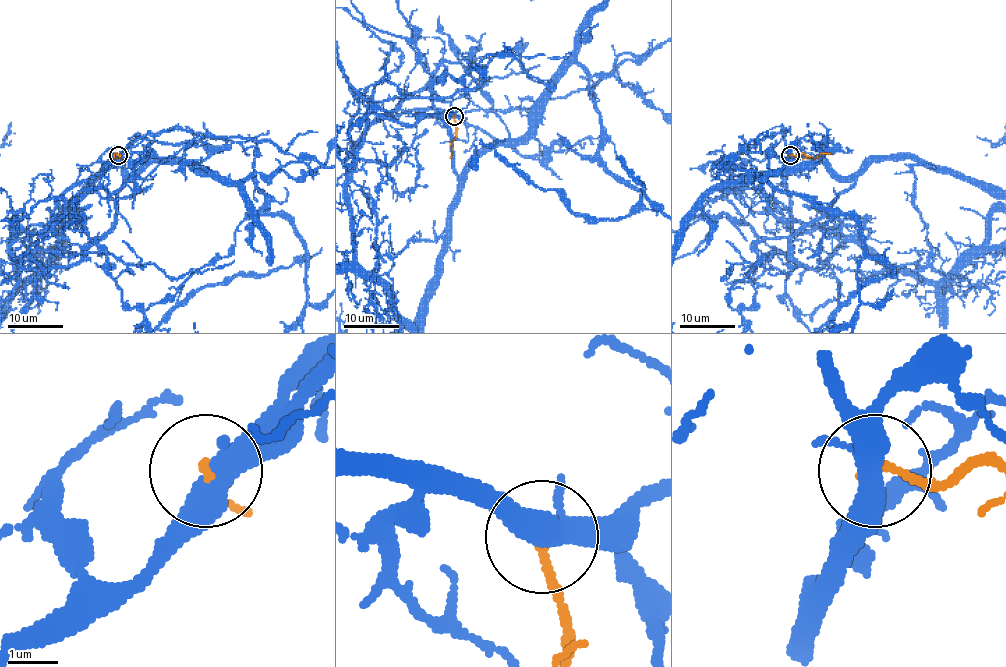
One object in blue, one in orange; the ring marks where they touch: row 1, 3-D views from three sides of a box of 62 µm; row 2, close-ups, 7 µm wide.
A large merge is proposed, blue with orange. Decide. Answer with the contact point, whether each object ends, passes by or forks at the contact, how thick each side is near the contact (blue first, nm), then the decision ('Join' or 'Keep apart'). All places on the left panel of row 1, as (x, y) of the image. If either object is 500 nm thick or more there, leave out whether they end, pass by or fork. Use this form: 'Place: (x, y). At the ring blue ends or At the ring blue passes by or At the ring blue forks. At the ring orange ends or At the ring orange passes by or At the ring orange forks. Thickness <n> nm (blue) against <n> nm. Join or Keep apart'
Place: (118, 155). At the ring blue forks. At the ring orange ends. Thickness 380 nm (blue) against 190 nm. Keep apart

